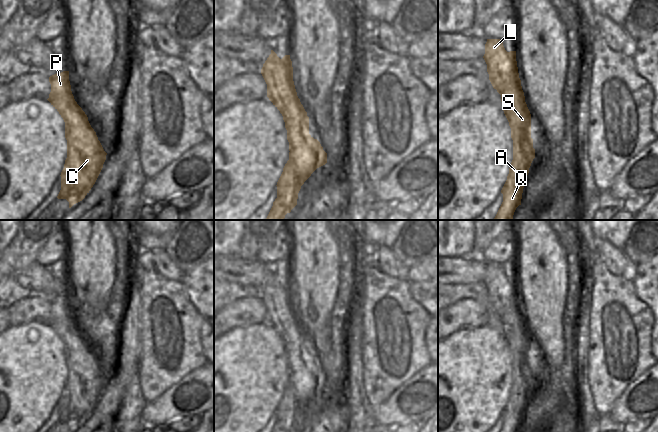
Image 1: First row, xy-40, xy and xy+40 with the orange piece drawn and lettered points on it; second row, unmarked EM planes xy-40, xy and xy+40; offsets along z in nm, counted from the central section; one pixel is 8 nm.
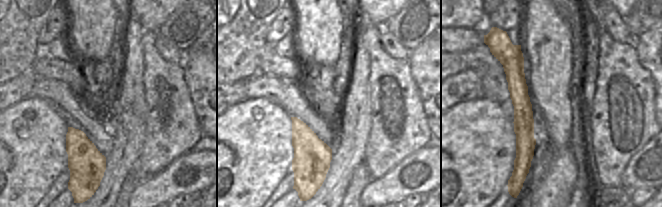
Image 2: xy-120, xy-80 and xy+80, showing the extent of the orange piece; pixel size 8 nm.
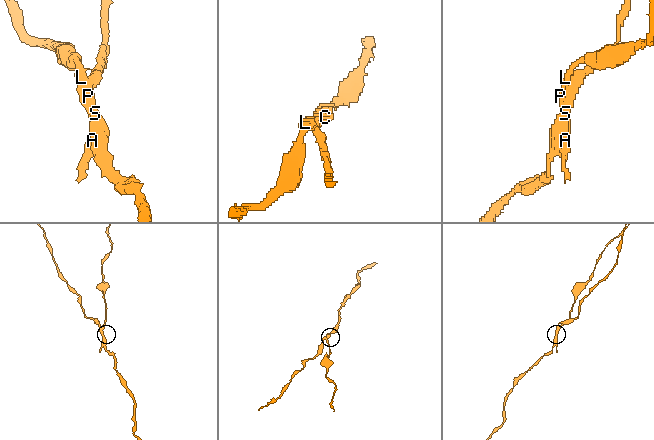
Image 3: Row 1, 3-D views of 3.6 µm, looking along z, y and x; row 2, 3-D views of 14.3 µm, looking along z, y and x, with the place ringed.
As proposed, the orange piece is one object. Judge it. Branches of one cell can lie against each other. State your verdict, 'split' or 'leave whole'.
split

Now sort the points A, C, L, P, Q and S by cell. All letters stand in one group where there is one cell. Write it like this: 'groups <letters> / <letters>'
groups A Q S / C L P

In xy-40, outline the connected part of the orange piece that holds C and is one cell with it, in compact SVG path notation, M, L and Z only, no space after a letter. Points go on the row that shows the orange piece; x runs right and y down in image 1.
M69 71L49 77L51 92L47 99L65 122L67 158L65 174L73 190L73 204L82 201L95 184L106 160L96 132L77 104L71 91Z

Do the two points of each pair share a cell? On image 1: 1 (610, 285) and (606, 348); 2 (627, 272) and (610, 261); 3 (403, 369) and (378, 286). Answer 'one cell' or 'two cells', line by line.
1: one cell
2: one cell
3: one cell

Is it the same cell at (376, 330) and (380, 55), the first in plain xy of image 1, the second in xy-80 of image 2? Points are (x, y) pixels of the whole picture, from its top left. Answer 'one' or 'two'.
one

